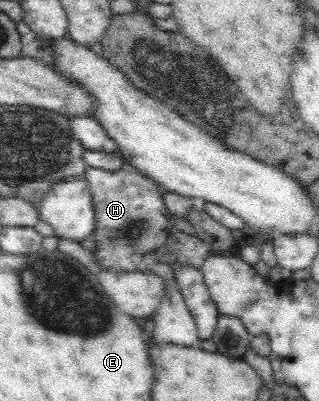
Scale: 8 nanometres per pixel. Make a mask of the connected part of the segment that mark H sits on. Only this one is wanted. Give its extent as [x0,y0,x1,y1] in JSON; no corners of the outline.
[84,166,177,272]

